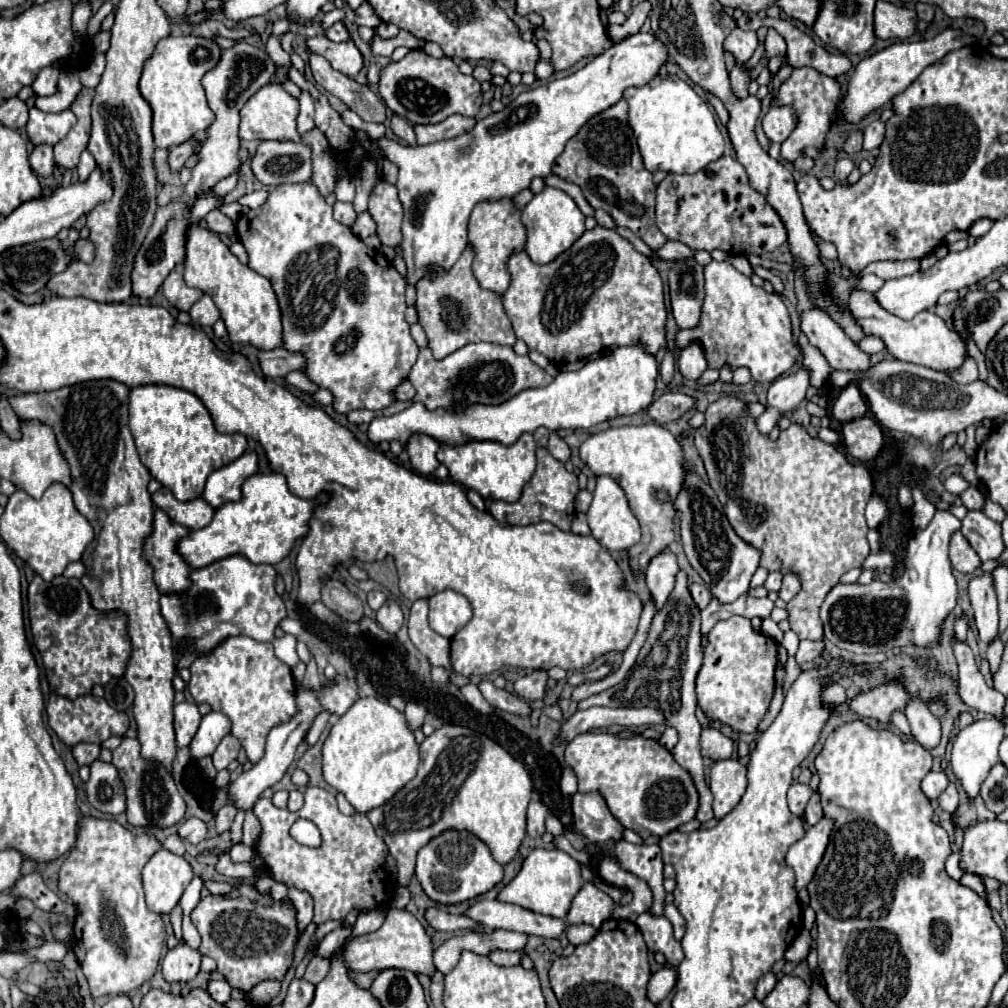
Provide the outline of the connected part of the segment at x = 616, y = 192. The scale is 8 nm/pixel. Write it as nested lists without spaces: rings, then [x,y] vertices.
[[[624,99],[594,115],[578,131],[578,135],[568,141],[552,171],[570,183],[576,183],[594,209],[604,209],[610,213],[616,225],[628,227],[652,249],[660,249],[668,241],[656,227],[656,183],[652,181],[652,173],[642,163],[634,133],[628,125],[628,105]]]

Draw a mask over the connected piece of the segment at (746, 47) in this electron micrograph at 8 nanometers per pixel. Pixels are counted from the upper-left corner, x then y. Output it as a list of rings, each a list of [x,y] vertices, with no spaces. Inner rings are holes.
[[[736,27],[728,39],[724,41],[724,49],[726,51],[732,51],[736,61],[746,61],[752,57],[752,53],[756,51],[758,47],[758,39],[756,39],[756,33],[754,31],[742,31],[740,27]]]

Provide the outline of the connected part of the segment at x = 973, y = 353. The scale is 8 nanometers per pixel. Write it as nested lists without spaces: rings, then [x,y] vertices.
[[[972,339],[970,341],[966,341],[968,343],[968,355],[970,357],[974,357],[976,361],[978,361],[978,369],[980,369],[980,379],[984,379],[986,381],[986,365],[984,365],[984,355],[976,349],[976,345],[972,343]]]

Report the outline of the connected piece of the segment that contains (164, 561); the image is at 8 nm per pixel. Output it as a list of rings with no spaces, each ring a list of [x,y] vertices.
[[[154,507],[152,531],[144,539],[144,559],[154,569],[154,581],[160,591],[180,593],[188,589],[190,567],[176,553],[176,543],[188,535],[190,529],[168,519],[164,511]]]

